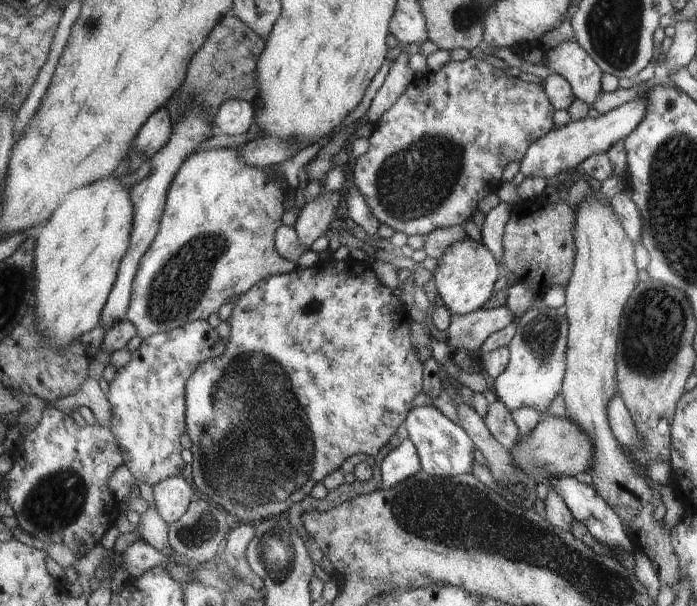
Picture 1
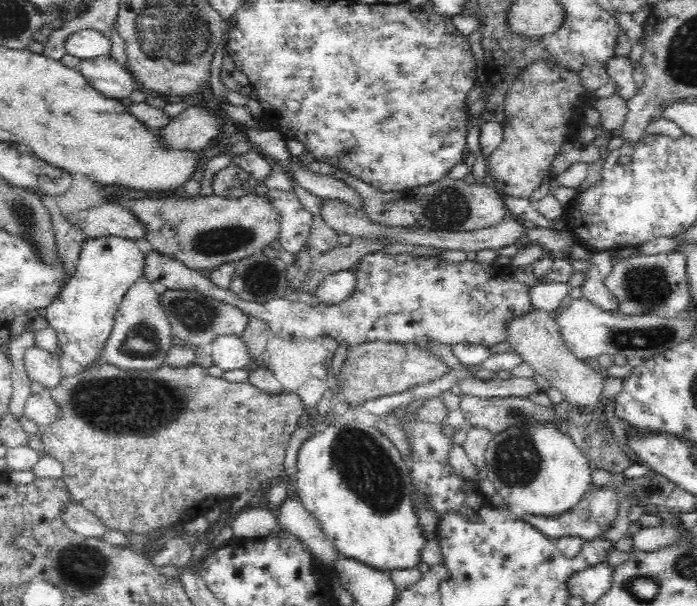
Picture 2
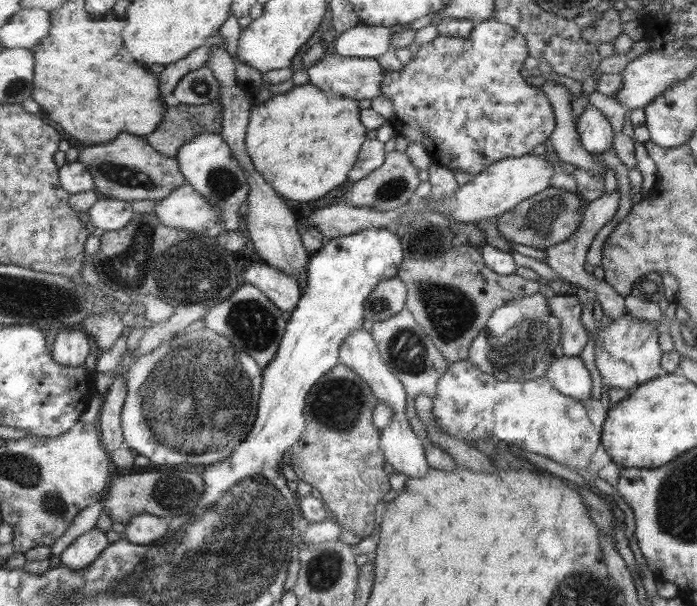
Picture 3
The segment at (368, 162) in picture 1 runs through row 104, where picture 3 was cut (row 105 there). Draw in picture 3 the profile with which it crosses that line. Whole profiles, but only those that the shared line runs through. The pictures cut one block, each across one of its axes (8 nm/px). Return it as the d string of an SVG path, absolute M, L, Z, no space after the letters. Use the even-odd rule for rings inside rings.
M485 20L475 24L467 38L437 36L433 42L421 46L399 72L383 72L379 90L385 100L391 100L393 116L387 122L395 130L395 136L401 136L407 144L419 142L427 148L425 152L435 164L449 168L453 174L455 170L461 170L473 178L499 160L533 154L533 148L555 132L553 126L557 116L549 112L549 98L519 76L529 50L523 40L525 36L513 26Z

